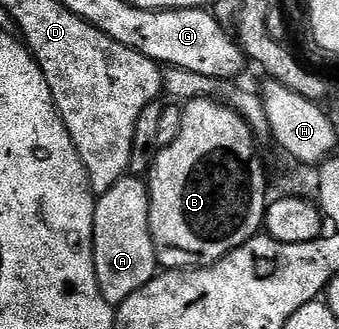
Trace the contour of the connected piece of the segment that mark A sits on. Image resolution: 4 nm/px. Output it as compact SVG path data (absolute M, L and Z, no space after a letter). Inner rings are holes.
M126 174L113 183L112 188L104 189L95 200L95 218L93 219L93 261L97 271L97 281L105 301L119 306L135 290L147 286L153 277L158 275L157 252L159 245L153 241L149 225L149 189L144 179L136 175Z

